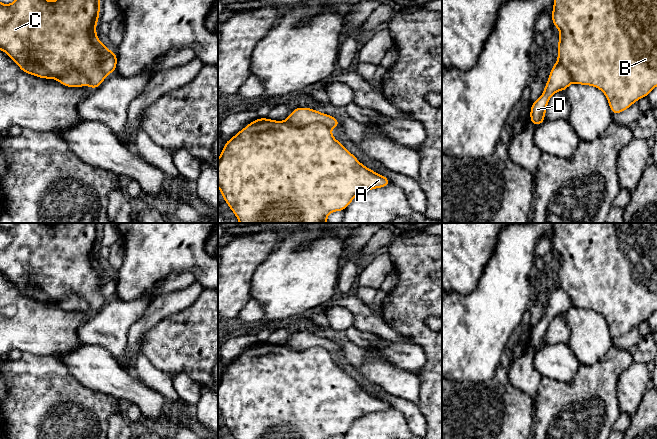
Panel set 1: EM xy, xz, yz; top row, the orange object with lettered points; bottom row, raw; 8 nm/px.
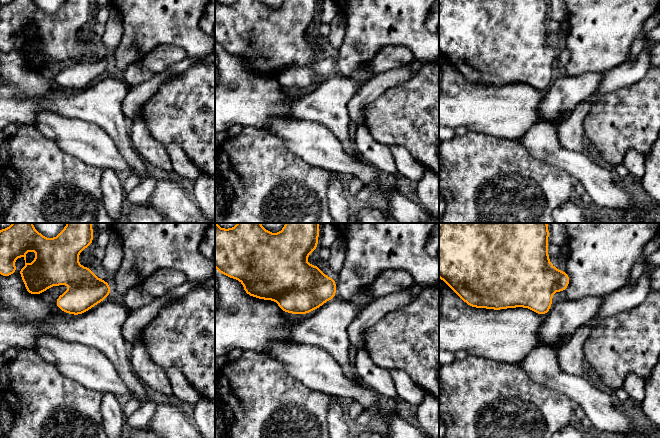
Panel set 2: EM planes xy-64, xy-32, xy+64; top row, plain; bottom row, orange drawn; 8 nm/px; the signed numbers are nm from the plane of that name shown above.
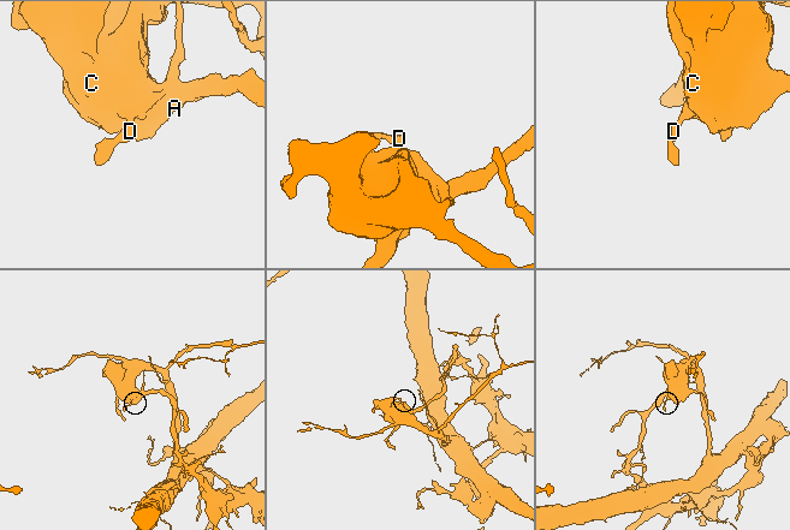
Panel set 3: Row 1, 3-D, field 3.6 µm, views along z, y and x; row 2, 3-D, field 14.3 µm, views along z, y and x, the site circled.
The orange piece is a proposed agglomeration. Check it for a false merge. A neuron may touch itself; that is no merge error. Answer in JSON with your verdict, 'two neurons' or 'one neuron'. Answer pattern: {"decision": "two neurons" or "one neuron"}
{"decision": "two neurons"}

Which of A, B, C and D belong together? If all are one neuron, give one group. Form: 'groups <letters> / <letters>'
groups A B C / D

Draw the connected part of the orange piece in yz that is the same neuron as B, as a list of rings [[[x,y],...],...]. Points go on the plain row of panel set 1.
[[[554,223],[551,242],[554,250],[560,255],[557,285],[568,294],[572,306],[600,313],[605,318],[613,339],[627,334],[640,322],[648,321],[657,310],[657,223]]]

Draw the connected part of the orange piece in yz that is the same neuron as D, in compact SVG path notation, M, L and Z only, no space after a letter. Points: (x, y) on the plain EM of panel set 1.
M557 285L550 294L550 300L545 308L542 319L535 326L531 327L530 346L532 346L535 351L544 346L546 331L551 320L558 315L565 315L571 307L572 302L570 297Z

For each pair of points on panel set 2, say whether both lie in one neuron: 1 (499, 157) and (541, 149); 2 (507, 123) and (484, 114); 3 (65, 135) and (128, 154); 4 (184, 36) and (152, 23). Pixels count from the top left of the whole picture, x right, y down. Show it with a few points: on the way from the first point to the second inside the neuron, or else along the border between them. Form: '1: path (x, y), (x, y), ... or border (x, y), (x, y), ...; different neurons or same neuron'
1: border (522, 145), (533, 157), (549, 163); different neurons
2: path (501, 117), (498, 114), (490, 114); same neuron
3: border (105, 131), (115, 144), (120, 155), (133, 169); different neurons
4: path (176, 28), (171, 23), (160, 23); same neuron

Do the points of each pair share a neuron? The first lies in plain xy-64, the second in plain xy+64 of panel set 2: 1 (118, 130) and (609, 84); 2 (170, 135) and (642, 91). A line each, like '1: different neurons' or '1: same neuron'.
1: different neurons
2: same neuron

